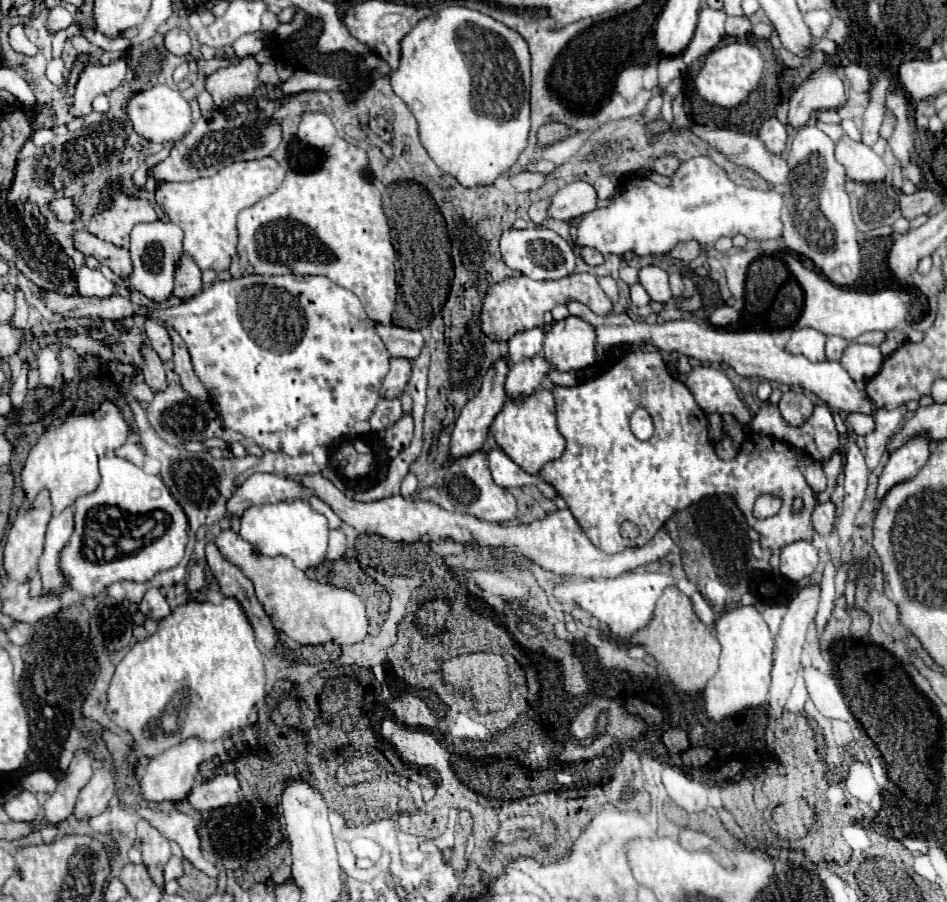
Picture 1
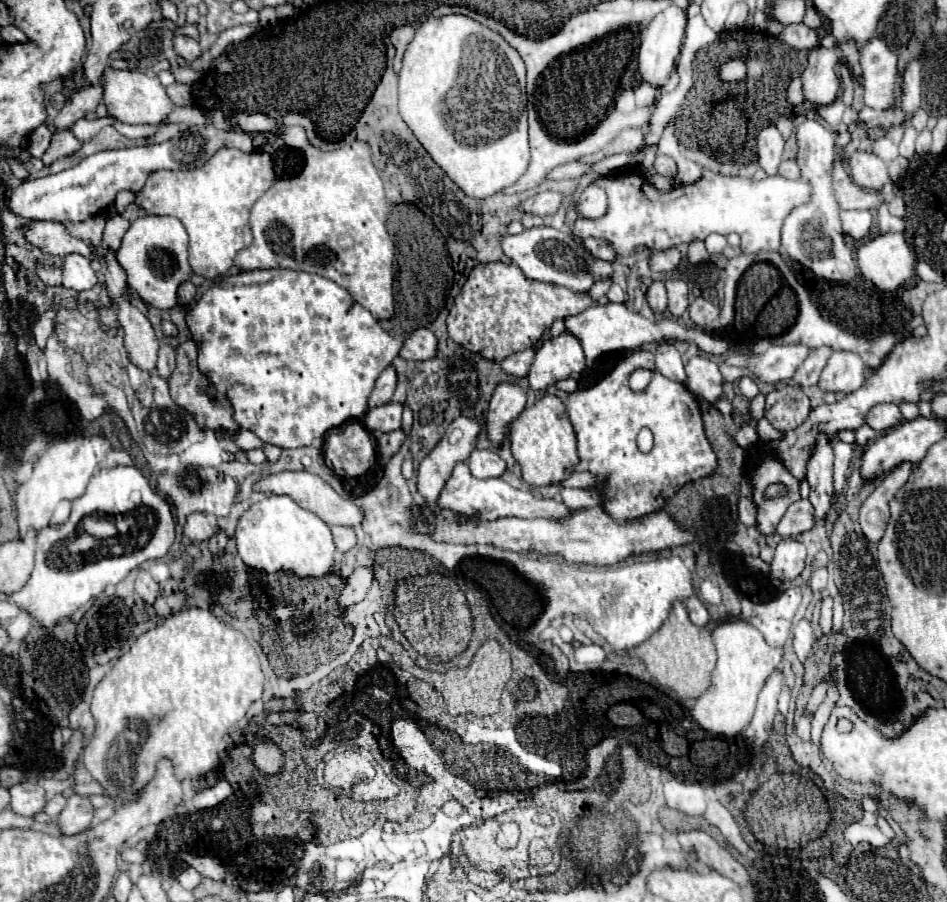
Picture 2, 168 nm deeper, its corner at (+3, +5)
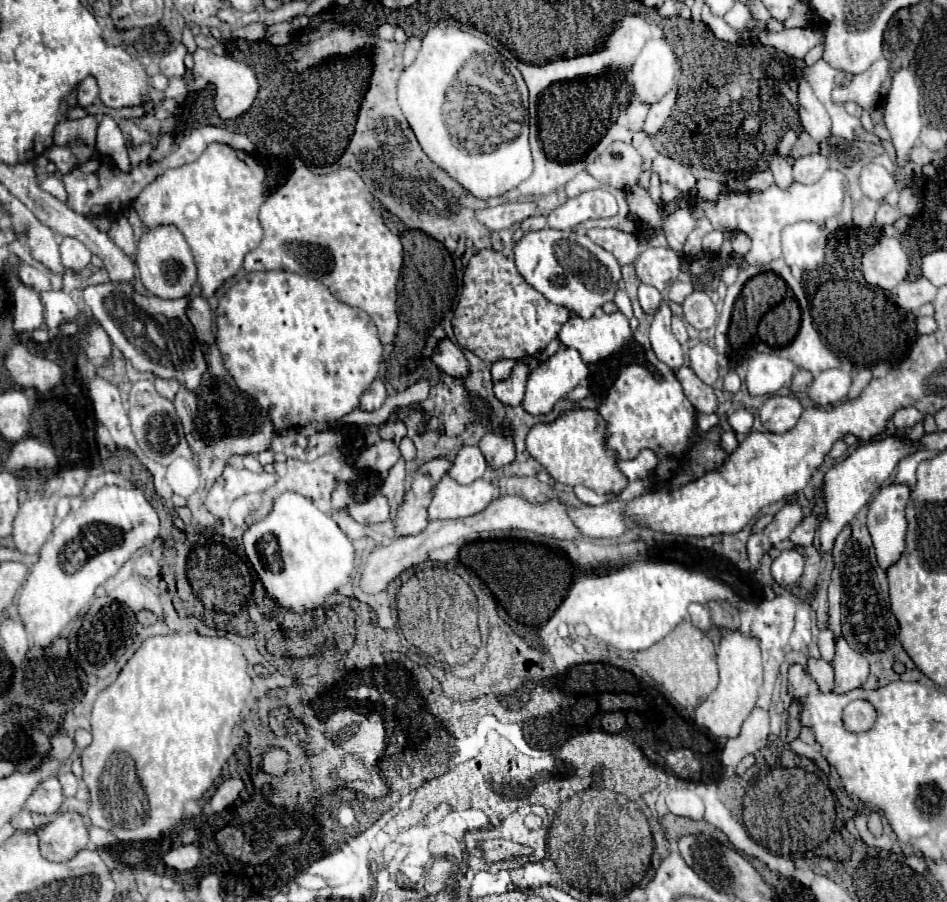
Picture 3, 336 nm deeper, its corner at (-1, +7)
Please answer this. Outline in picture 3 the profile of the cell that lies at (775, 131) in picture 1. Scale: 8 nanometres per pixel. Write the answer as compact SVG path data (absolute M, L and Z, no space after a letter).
M778 152L770 160L770 170L772 170L774 180L776 180L776 184L780 188L786 188L786 186L790 186L794 182L792 180L792 164L790 164L790 160L784 158L784 156L780 156Z

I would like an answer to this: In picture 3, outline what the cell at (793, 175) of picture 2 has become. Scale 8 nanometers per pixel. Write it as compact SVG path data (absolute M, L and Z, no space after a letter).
M810 154L794 160L794 180L800 184L816 182L828 170L828 158L822 154Z

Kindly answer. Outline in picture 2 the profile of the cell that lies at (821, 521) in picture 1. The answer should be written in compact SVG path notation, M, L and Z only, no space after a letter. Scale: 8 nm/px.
M798 500L788 506L786 514L782 516L780 524L776 526L776 534L784 538L794 538L806 530L814 528L814 518L812 518L812 504L810 500Z

